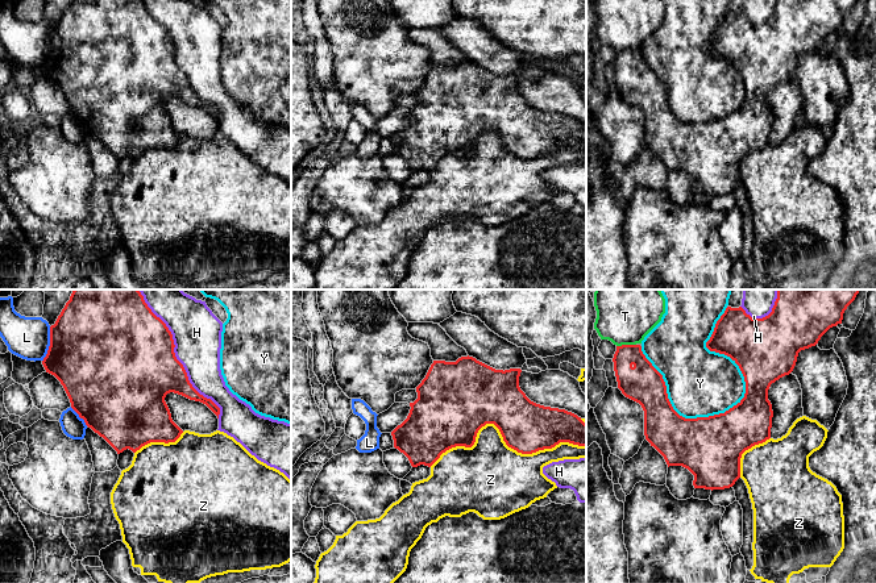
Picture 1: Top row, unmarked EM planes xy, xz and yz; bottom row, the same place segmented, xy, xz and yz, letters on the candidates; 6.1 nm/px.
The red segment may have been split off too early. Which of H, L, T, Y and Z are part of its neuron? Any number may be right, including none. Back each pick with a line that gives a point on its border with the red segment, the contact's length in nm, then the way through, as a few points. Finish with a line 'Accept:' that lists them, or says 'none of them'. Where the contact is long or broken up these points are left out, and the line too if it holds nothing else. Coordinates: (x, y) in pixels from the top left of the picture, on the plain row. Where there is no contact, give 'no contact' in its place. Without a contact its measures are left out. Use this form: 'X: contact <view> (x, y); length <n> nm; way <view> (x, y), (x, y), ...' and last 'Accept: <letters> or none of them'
Accept: none of them

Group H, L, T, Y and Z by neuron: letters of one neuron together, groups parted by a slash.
H / L / T / Y / Z

